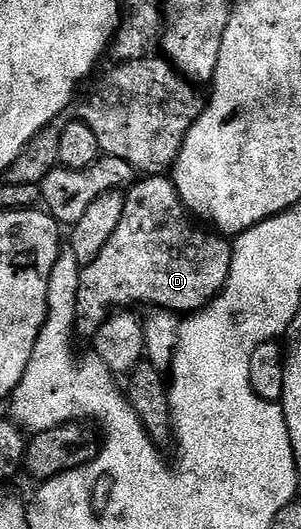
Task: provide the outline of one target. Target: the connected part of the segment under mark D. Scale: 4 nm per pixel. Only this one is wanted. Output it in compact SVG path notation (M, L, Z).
M144 176L126 190L125 196L125 215L121 215L113 239L105 243L105 251L97 259L81 268L75 316L80 338L94 338L109 311L120 307L143 305L190 315L218 297L229 279L232 242L192 220L170 176Z

